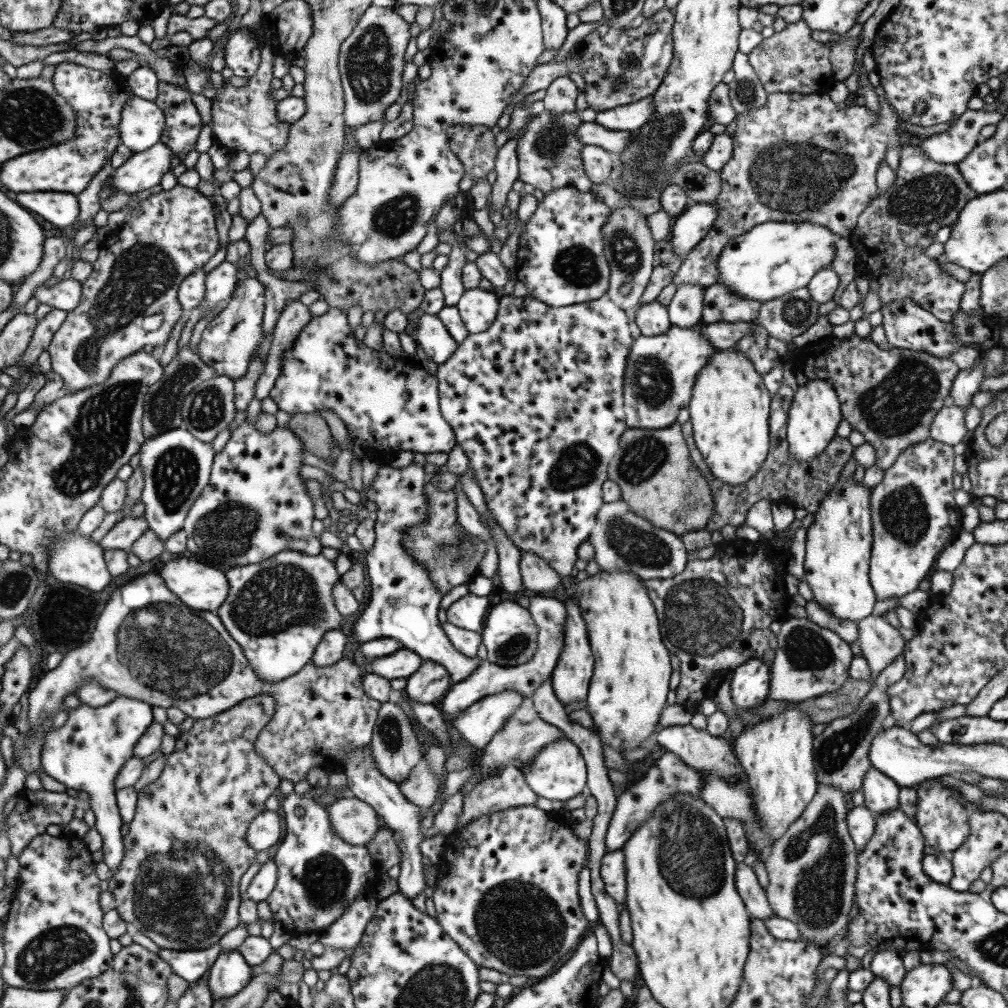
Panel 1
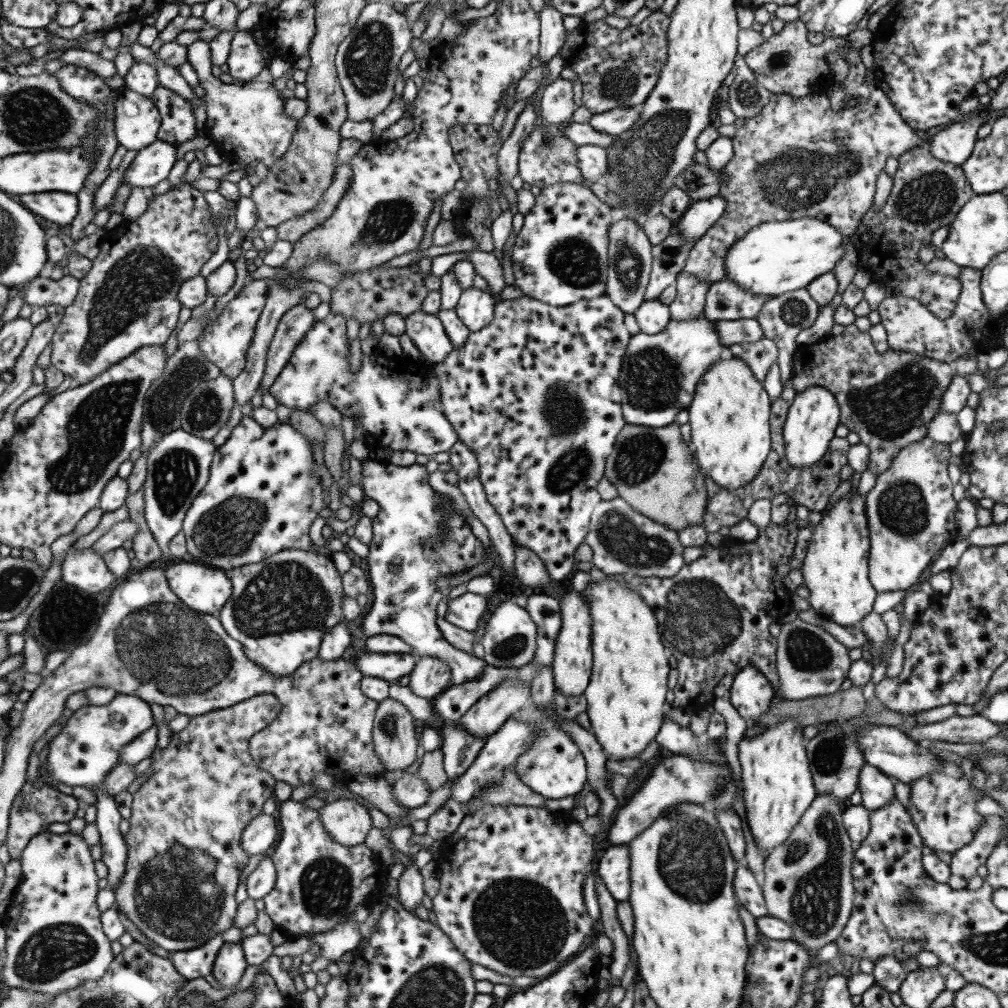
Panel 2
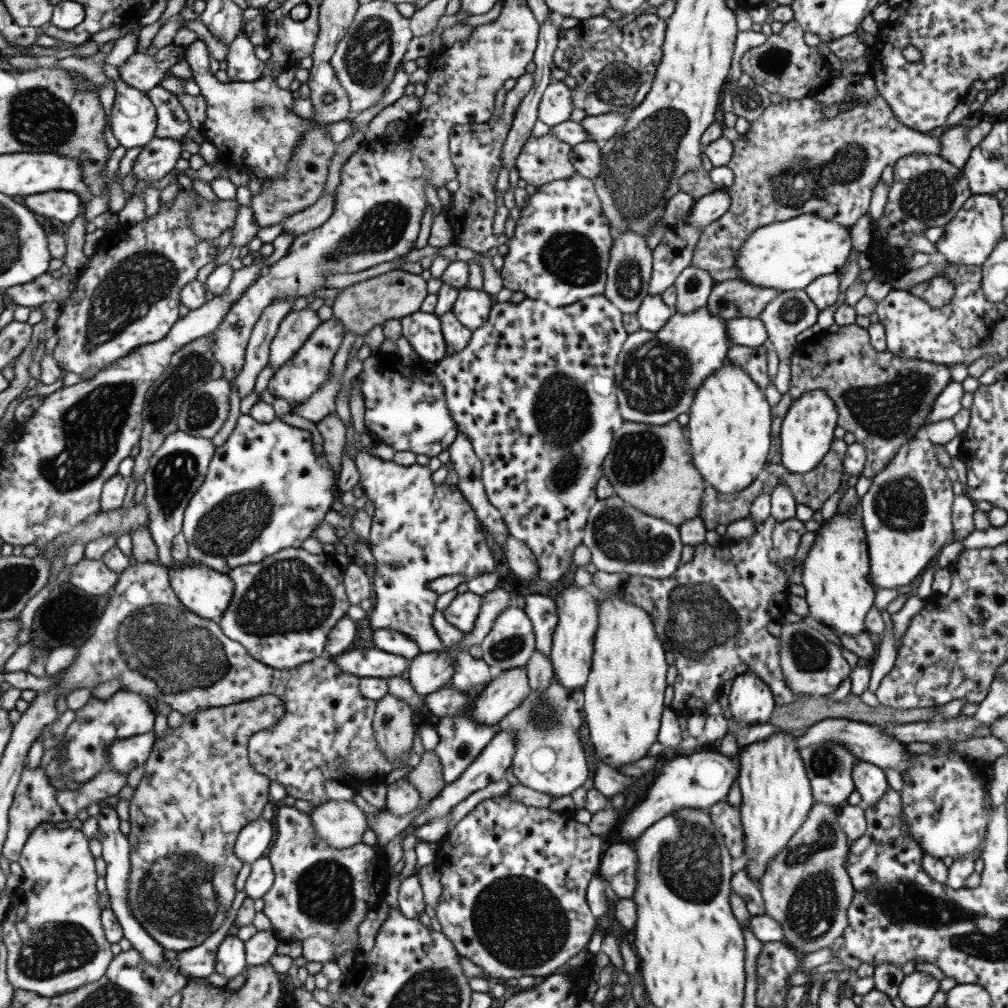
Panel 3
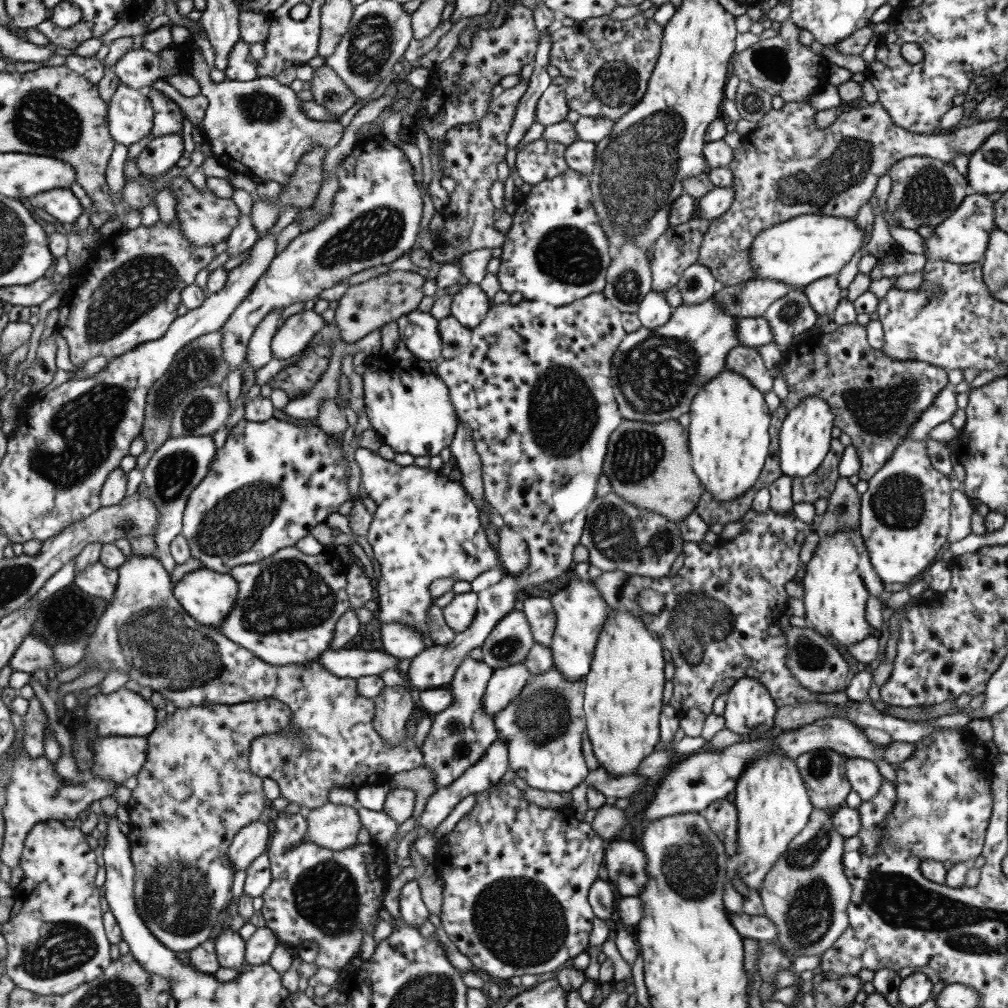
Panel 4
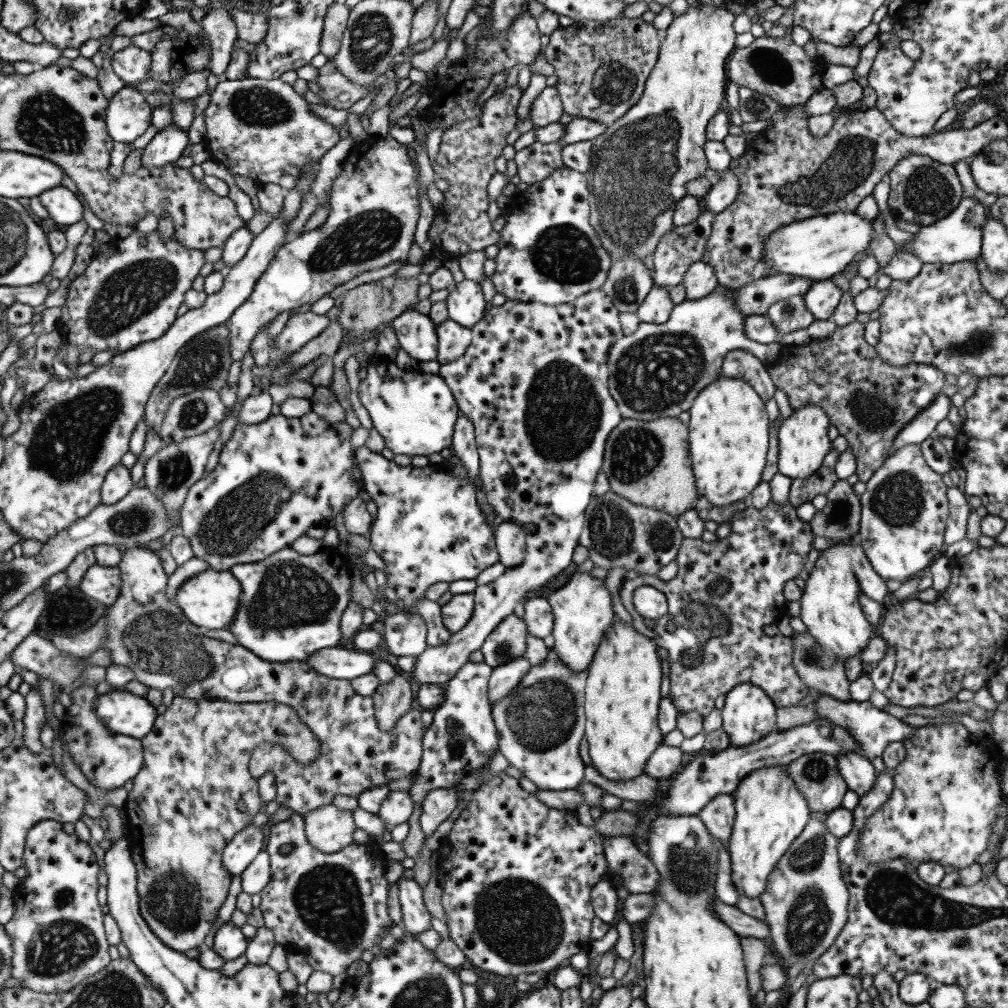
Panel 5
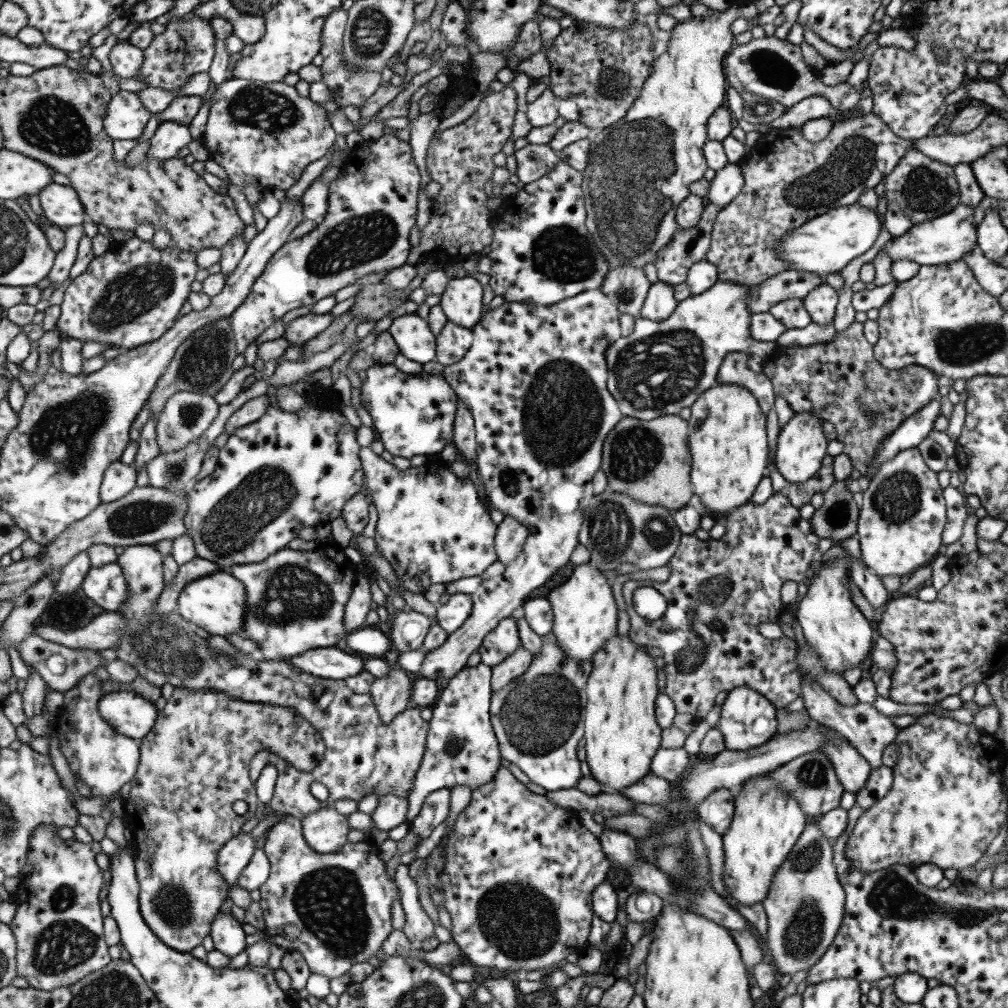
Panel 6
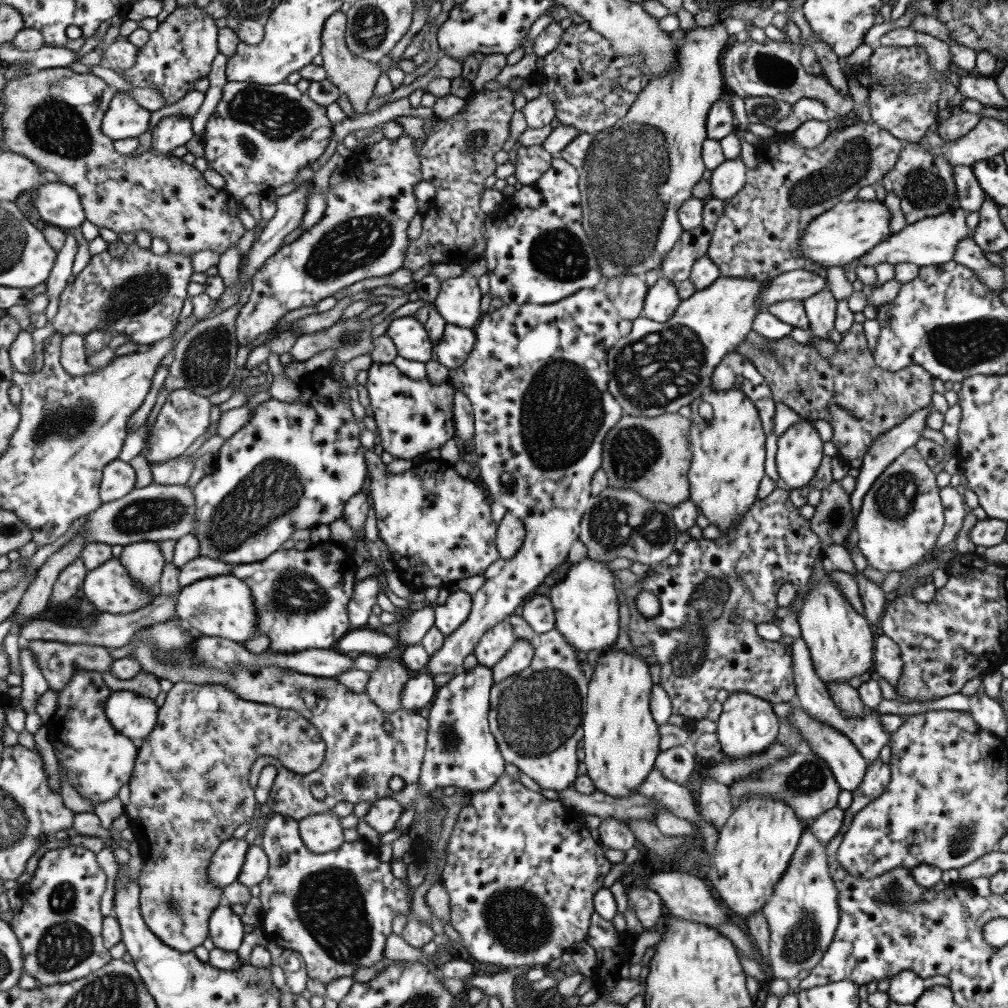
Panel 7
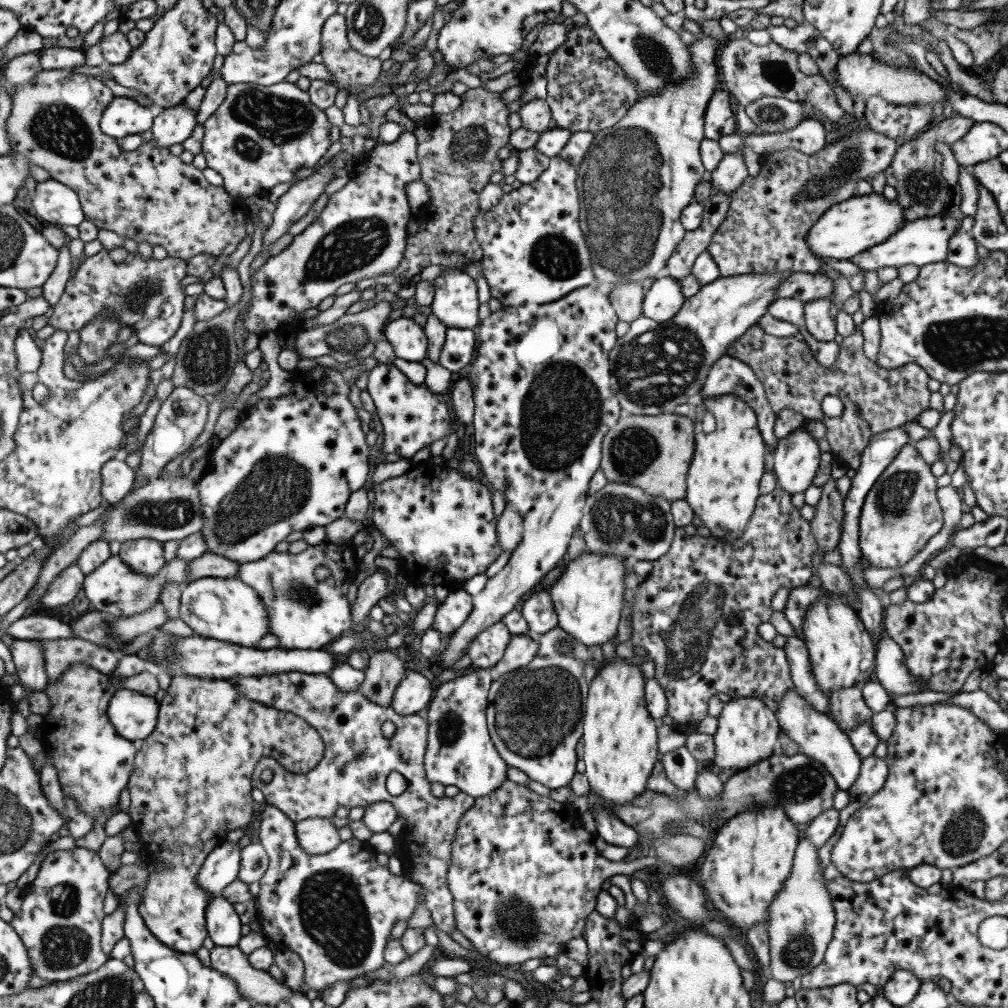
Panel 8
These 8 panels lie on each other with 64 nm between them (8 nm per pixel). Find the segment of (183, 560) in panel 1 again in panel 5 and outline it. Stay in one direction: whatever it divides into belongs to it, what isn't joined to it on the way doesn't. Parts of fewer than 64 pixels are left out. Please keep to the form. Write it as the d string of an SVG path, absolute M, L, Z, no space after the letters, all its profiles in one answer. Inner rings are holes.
M209 568L187 578L176 589L173 602L183 611L183 616L195 626L217 630L228 629L239 606L240 587L229 571L215 571Z

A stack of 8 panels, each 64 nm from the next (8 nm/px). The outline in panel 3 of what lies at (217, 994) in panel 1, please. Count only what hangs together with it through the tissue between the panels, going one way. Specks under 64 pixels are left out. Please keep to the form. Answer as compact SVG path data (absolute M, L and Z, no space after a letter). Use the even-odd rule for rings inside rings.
M226 936L216 950L214 972L231 980L247 968L244 960L244 943L236 936Z

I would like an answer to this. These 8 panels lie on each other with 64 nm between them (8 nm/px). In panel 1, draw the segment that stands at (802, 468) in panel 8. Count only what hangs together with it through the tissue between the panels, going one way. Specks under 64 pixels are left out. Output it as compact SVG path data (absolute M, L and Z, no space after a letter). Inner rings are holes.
M810 380L799 385L788 408L785 424L785 438L789 455L798 462L813 462L821 457L827 443L835 436L835 428L841 418L839 399L835 389L823 380Z

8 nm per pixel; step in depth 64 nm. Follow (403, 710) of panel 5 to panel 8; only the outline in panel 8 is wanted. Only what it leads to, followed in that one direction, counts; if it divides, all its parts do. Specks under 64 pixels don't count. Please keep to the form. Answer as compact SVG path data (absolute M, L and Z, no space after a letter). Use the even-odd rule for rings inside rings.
M375 649L369 654L369 662L363 671L363 682L356 689L369 702L387 708L391 706L393 690L397 688L399 680L405 678L403 661L391 650Z

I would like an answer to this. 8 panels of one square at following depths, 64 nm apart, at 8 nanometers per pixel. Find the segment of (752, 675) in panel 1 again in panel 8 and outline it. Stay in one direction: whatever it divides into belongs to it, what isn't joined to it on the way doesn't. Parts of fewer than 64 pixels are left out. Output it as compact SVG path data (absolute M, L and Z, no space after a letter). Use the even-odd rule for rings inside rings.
M733 697L723 703L717 720L717 731L712 735L715 745L715 756L712 761L722 769L750 768L757 761L766 759L773 752L777 752L778 727L777 719L762 701L753 697Z

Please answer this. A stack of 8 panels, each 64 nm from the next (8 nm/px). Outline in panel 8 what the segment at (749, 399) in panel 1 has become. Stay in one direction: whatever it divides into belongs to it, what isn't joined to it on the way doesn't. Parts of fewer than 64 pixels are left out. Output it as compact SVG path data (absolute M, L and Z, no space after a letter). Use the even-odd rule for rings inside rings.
M723 394L701 397L695 409L697 414L693 420L695 444L692 460L686 473L686 494L683 500L687 502L690 510L699 517L703 527L711 532L711 536L725 541L725 544L729 544L735 540L735 537L744 532L754 510L755 501L760 496L758 485L765 472L764 455L766 446L759 435L755 413L737 395ZM703 408L711 412L715 420L715 429L709 433L705 433L701 429Z

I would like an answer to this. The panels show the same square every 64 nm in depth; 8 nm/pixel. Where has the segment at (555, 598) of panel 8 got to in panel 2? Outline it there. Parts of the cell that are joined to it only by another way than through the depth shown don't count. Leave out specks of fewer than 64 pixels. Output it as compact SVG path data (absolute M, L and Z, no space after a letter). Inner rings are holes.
M571 590L566 592L559 601L559 616L561 617L561 626L559 626L559 632L555 634L553 660L550 668L557 692L565 697L575 697L584 692L592 668L589 604L584 602L581 593Z

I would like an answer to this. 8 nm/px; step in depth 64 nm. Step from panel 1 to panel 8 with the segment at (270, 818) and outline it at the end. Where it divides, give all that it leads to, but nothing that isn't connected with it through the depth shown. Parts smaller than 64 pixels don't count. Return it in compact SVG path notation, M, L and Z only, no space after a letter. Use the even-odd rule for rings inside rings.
M225 841L216 846L203 860L195 879L197 885L211 896L219 896L233 880L237 880L239 868L239 852L237 843Z

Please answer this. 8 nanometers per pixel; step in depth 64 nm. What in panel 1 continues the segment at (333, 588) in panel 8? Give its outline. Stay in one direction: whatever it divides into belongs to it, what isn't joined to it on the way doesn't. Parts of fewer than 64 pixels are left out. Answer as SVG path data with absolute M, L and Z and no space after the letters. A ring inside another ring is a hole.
M281 550L267 560L252 565L235 566L224 573L227 576L228 594L213 614L241 647L249 666L263 682L279 682L293 676L310 662L323 634L340 627L341 614L337 612L331 595L340 575L335 571L334 562L325 559L321 553L309 555Z

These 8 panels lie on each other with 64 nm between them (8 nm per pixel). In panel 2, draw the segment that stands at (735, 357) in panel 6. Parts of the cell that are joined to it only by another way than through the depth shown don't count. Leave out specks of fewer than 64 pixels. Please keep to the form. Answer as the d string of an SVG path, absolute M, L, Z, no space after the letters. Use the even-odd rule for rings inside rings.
M761 337L755 342L737 343L725 348L726 354L737 357L760 383L765 379L771 364L777 360L777 345L771 339Z

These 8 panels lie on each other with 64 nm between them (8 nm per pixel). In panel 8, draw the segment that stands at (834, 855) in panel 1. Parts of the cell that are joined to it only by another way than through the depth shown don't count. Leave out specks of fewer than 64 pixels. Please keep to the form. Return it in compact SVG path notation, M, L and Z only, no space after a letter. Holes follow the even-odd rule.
M802 837L796 845L791 873L783 881L779 893L775 893L775 897L771 899L765 917L768 933L766 974L770 979L779 982L802 977L822 962L835 925L831 897L819 871L817 847Z

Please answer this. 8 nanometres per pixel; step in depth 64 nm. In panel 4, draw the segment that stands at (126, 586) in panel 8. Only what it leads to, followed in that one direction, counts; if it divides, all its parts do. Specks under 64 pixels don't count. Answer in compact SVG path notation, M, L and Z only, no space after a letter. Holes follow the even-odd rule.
M97 561L77 571L72 584L84 594L99 596L108 602L113 597L117 580L117 569L107 568Z

